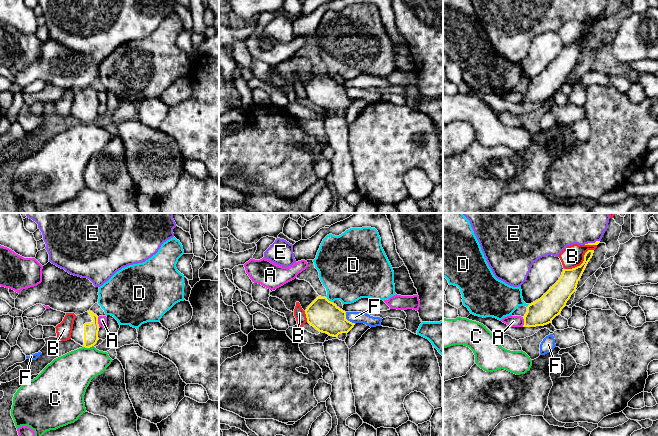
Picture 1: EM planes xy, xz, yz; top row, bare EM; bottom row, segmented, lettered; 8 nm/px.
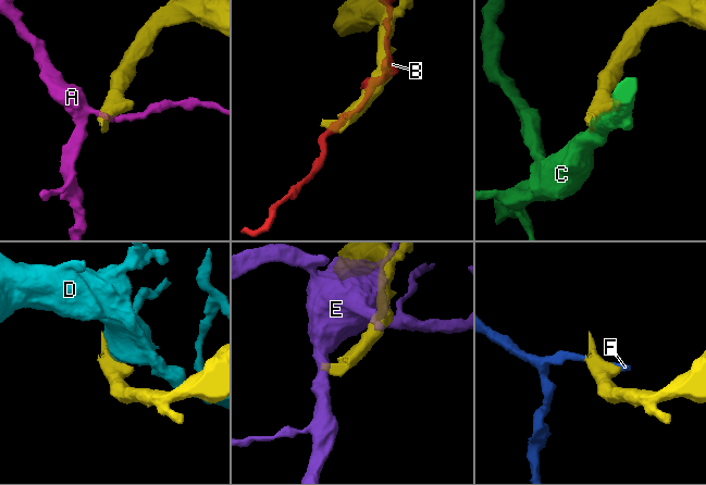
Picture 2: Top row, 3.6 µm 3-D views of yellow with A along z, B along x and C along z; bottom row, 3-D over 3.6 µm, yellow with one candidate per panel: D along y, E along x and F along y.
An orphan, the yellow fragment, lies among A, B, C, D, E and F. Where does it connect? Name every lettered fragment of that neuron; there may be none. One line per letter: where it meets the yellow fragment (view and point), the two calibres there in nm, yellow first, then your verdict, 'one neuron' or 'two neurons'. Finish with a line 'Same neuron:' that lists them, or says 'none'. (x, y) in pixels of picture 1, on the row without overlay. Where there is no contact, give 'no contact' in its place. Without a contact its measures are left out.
A: xy (97, 98) | 110/80 nm | two neurons
B: yz (582, 39) | 160/180 nm | two neurons
C: xy (88, 123) | 110/320 nm | two neurons
D: xz (328, 76) | 240/400 nm | two neurons
E: yz (591, 19) | 30/190 nm | two neurons
F: xz (347, 96) | 240/100 nm | two neurons
Same neuron: none

